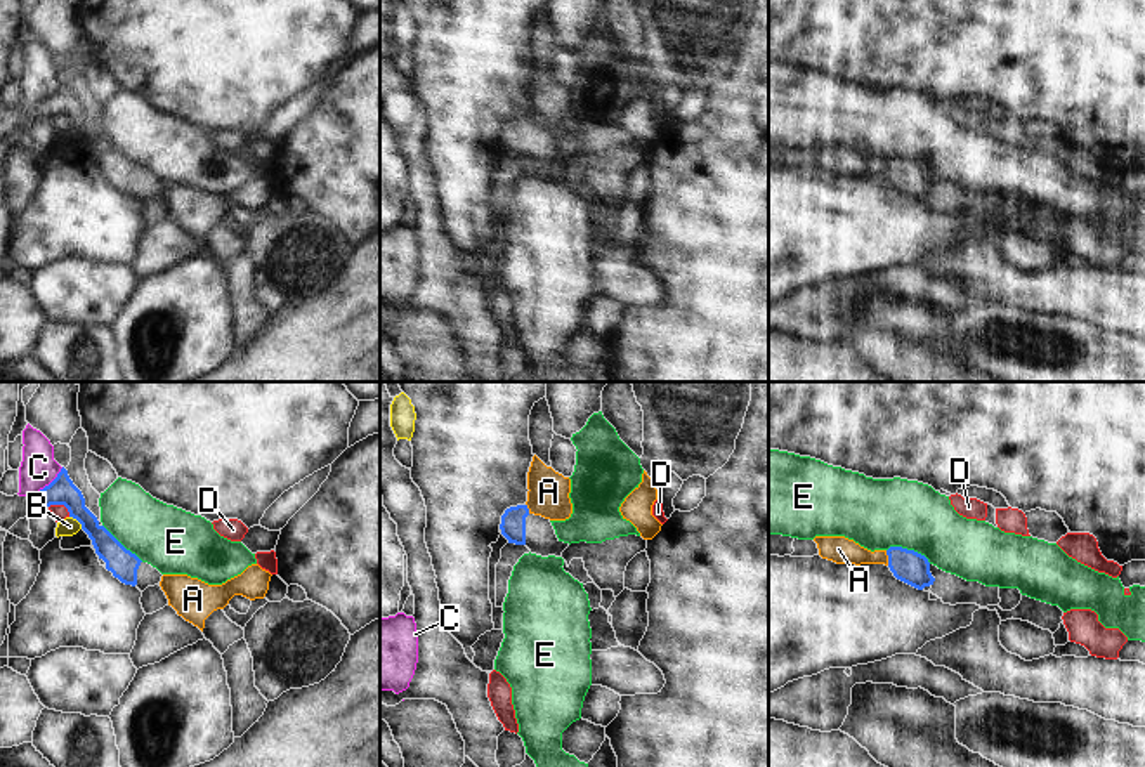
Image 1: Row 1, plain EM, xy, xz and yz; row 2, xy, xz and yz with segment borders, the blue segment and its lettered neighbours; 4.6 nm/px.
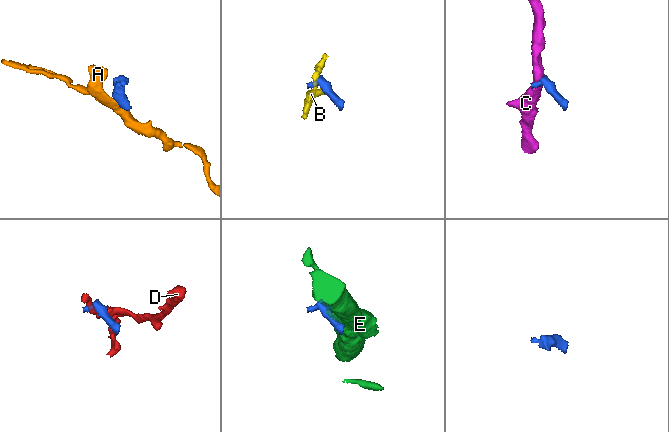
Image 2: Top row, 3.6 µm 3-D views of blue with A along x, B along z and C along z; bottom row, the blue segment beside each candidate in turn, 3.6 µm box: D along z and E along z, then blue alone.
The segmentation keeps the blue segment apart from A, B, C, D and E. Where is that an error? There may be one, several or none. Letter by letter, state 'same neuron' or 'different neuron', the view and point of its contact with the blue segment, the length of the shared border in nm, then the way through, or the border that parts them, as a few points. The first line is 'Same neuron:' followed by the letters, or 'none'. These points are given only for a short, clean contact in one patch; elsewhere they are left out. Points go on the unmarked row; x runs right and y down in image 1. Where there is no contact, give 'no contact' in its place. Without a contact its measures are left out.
Same neuron: none
A: different neuron; meets blue in yz at (889, 169); contact 70 nm long; border along yz (885, 162), (889, 176)
B: different neuron; meets blue in xy at (77, 131); contact 90 nm long; border along xy (70, 127), (82, 139)
C: different neuron; meets blue in xy at (52, 92); contact 180 nm long; border along xy (63, 78), (37, 104)
D: different neuron; meets blue in xy at (61, 115); contact 120 nm long; border along xy (49, 117), (63, 117), (70, 127)
E: different neuron; meets blue in yz at (909, 162); contact 220 nm long

